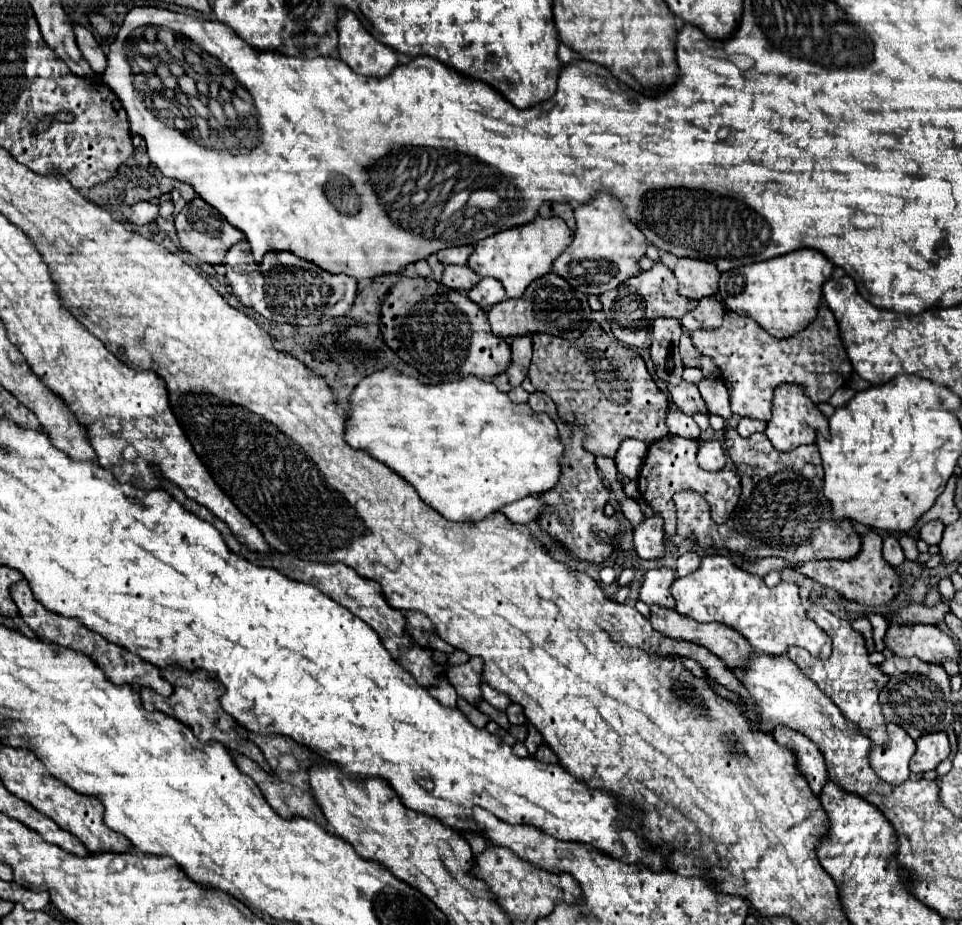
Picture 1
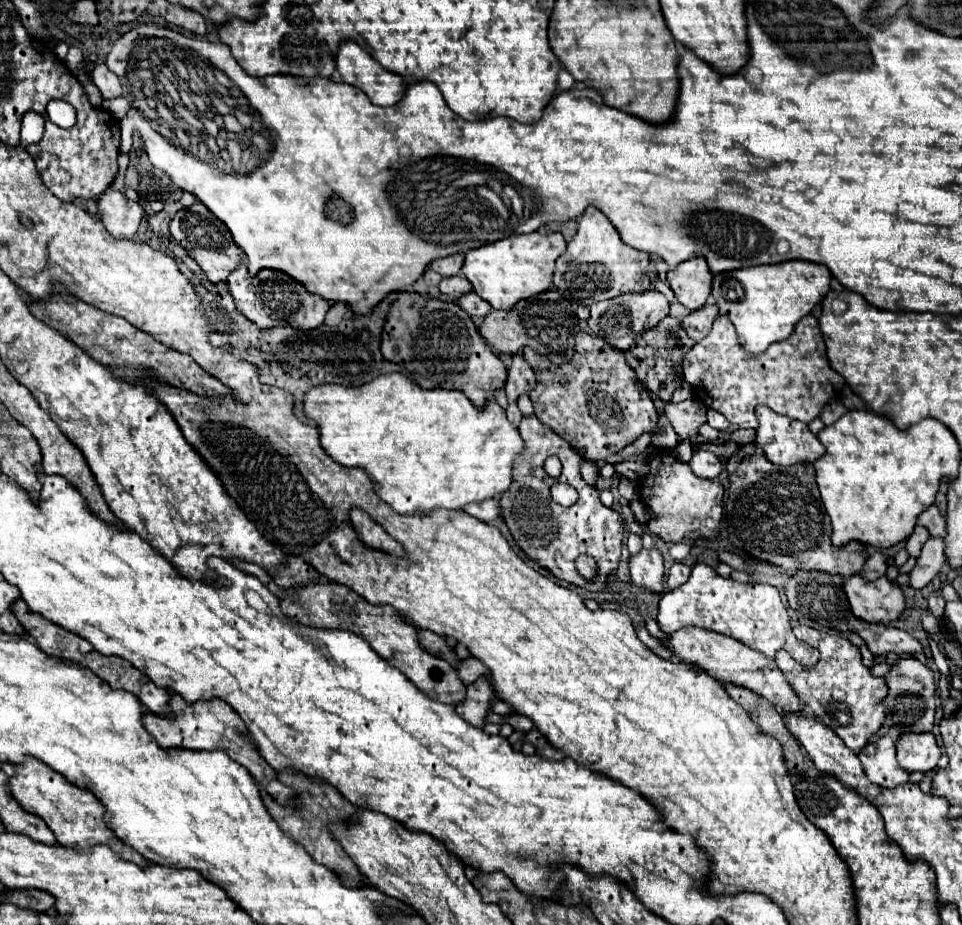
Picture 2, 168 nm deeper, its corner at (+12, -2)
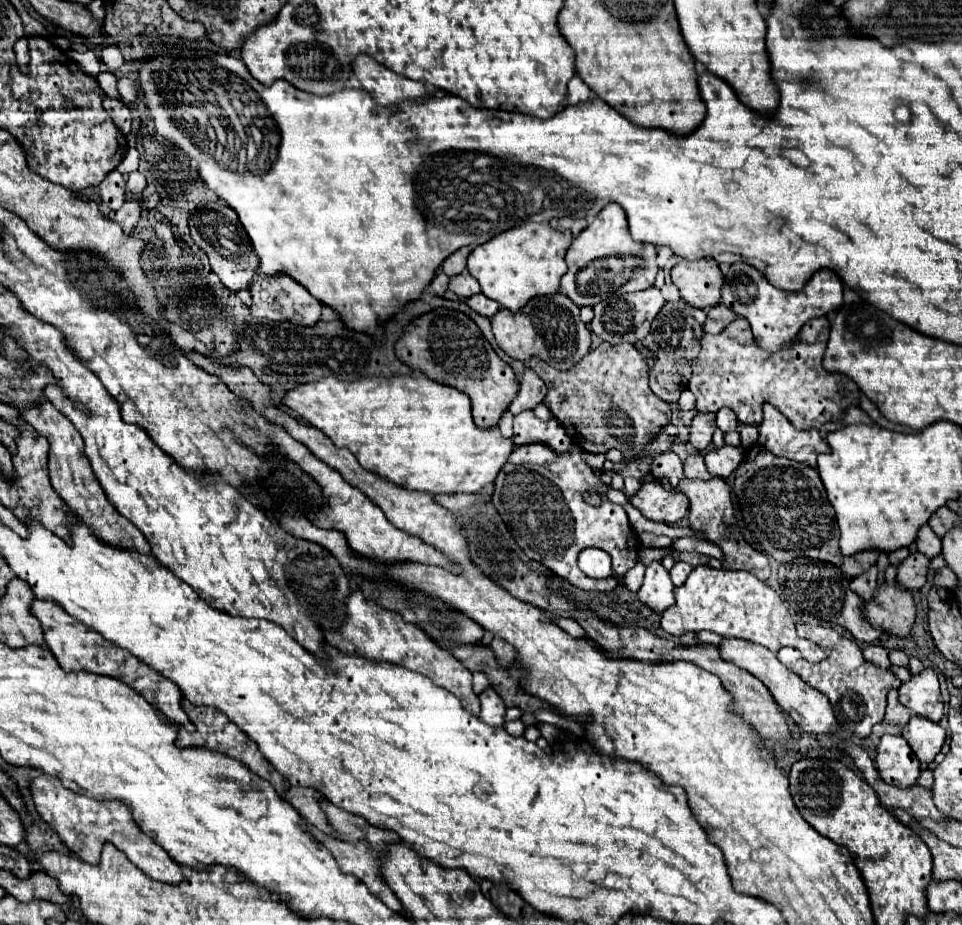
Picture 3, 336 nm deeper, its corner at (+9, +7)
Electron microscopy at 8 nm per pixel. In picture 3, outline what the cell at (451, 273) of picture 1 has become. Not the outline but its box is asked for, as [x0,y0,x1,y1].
[448,272,480,298]

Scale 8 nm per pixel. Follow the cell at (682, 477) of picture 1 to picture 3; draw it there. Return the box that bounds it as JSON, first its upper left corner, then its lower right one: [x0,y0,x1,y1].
[676,478,770,582]

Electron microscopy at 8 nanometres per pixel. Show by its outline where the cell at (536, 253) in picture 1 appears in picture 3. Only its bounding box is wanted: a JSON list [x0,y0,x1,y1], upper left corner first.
[468,224,572,312]

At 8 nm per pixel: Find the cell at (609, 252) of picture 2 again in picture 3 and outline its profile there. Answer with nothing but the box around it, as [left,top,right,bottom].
[562,204,658,306]

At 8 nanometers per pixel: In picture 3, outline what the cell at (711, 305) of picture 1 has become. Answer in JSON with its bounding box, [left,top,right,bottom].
[704,304,738,334]

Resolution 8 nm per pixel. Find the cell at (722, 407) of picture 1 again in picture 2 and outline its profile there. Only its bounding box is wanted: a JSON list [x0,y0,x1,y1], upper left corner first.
[707,409,729,431]

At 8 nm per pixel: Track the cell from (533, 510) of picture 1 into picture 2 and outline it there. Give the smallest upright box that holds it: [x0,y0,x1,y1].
[465,499,501,523]

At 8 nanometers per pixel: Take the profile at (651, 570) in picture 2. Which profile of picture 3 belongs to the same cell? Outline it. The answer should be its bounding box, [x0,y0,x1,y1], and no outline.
[638,562,674,612]

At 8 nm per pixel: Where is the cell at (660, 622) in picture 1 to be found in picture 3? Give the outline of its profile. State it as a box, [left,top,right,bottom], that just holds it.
[720,638,838,734]

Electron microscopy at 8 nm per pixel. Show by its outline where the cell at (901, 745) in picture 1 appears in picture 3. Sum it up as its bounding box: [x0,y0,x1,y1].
[876,736,920,788]

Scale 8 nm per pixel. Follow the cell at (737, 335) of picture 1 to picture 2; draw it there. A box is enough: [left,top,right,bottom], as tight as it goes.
[683,315,839,429]

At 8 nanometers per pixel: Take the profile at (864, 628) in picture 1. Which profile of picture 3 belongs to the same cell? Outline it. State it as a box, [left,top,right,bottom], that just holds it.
[864,644,890,668]

